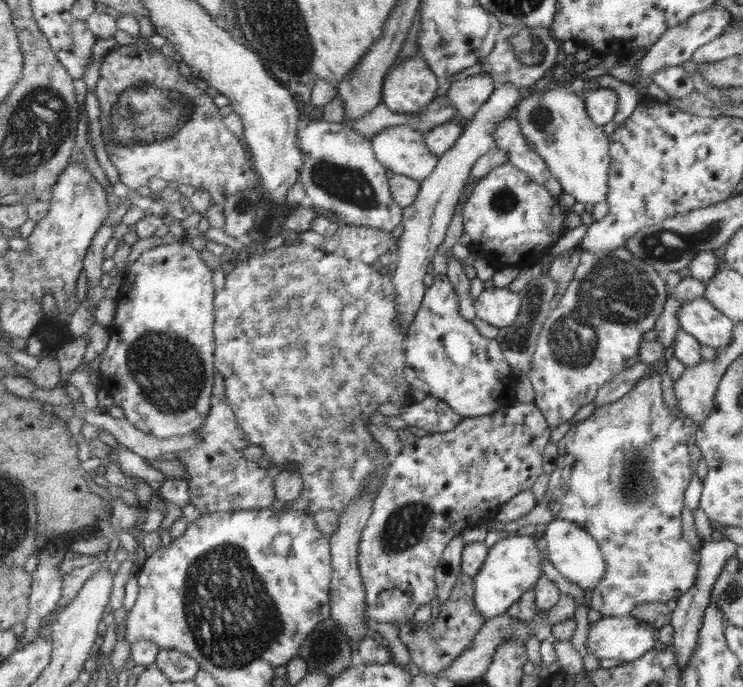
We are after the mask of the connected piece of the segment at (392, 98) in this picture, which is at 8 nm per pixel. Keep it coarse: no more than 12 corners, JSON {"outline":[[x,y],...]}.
{"outline":[[420,54],[387,74],[382,102],[416,115],[440,80]]}

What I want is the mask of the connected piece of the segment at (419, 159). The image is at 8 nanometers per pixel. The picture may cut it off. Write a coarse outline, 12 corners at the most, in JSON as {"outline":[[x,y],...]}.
{"outline":[[401,125],[372,138],[377,160],[421,182],[441,160],[426,132]]}

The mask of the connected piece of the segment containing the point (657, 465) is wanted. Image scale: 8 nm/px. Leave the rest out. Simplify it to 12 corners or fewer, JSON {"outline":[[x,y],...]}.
{"outline":[[657,364],[560,438],[543,504],[604,550],[603,618],[676,599],[698,554]]}

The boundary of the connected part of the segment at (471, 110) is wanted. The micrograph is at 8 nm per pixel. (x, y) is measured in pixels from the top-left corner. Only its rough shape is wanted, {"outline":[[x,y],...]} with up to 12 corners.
{"outline":[[487,73],[452,83],[447,92],[466,128],[491,98]]}

